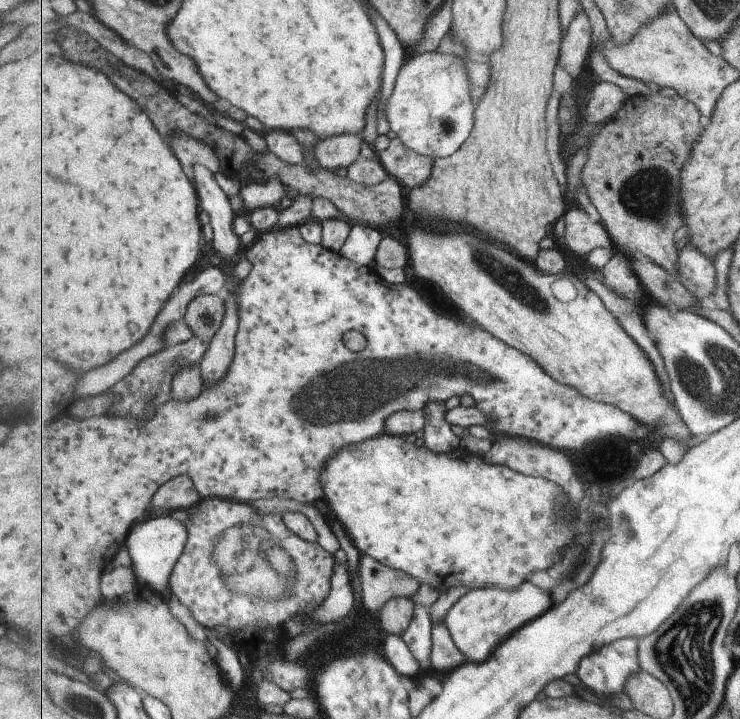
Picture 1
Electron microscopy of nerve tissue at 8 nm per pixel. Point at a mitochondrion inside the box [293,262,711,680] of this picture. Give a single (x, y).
(579, 562)

